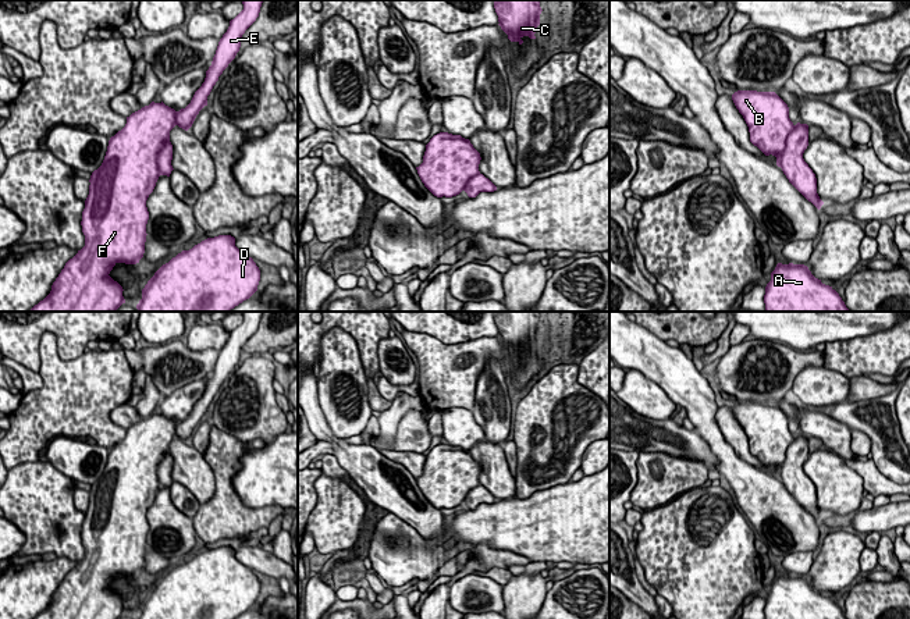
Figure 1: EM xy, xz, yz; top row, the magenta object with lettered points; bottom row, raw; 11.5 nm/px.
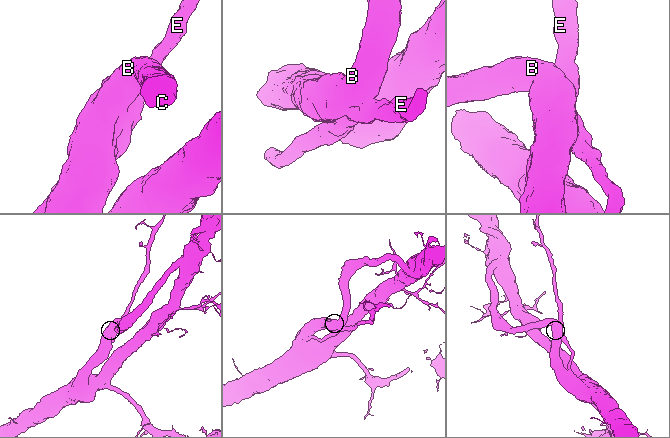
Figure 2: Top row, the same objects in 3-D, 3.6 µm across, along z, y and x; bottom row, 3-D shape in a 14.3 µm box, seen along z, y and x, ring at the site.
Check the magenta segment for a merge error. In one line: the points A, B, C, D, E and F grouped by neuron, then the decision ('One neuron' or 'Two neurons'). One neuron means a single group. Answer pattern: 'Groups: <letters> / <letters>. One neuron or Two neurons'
Groups: A B C D E F. One neuron

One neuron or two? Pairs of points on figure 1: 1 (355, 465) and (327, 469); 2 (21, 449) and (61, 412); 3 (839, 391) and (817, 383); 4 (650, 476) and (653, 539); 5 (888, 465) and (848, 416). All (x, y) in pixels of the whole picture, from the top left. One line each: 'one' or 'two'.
1: two
2: one
3: one
4: two
5: one

